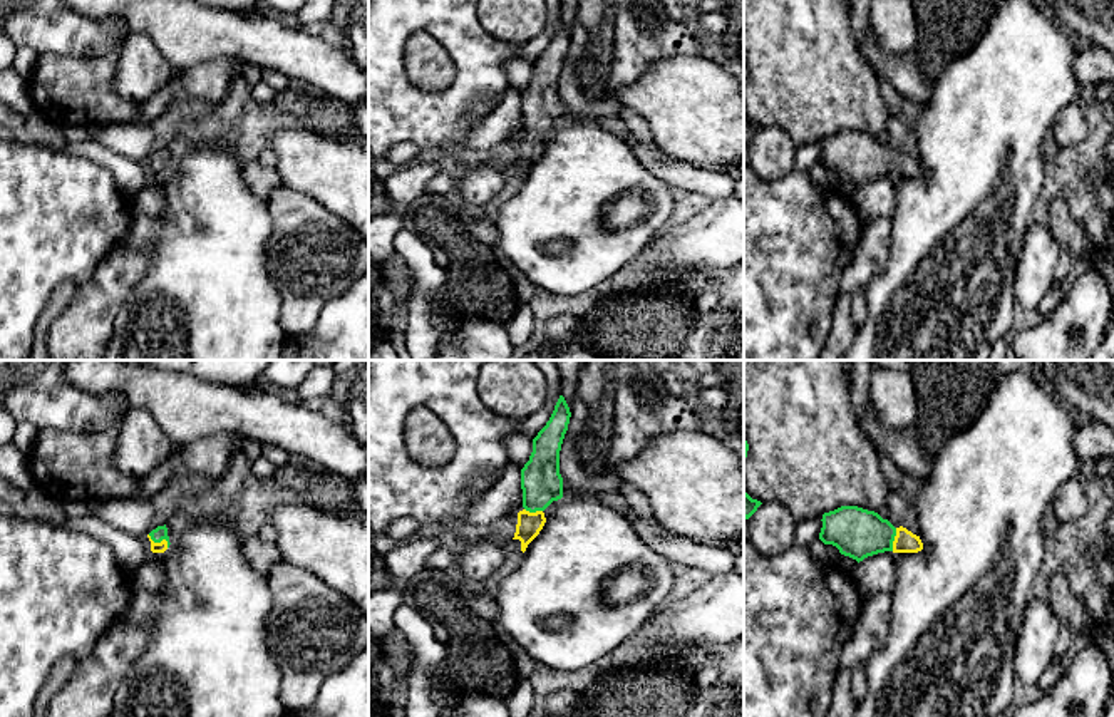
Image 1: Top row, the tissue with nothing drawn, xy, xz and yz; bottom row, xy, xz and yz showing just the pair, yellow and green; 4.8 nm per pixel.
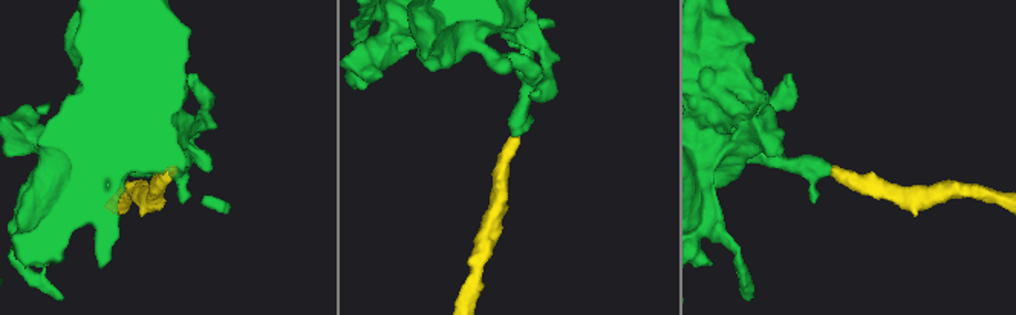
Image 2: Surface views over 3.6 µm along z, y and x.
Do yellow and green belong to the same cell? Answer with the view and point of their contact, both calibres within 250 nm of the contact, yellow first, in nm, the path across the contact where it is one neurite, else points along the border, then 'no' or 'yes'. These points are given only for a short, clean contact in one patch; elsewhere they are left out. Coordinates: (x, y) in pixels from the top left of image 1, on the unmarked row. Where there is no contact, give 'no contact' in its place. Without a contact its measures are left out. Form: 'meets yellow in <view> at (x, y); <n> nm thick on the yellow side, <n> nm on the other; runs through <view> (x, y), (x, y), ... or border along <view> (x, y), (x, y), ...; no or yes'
meets yellow in xy at (161, 166); 50 nm thick on the yellow side, 70 nm on the other; runs through xy (161, 171), (161, 166), (159, 158); yes

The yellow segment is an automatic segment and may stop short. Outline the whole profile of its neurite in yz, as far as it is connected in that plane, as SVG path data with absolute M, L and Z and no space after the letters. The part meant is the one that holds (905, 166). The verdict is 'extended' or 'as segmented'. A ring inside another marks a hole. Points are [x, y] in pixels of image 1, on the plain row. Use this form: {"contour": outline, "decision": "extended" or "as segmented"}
{"contour": "M841 131L824 137L821 146L819 164L858 188L884 176L918 178L923 174L920 161L903 151L895 152L878 137L858 131Z", "decision": "extended"}

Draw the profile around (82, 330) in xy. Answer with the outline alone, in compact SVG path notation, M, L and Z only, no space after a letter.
M116 246L52 322L47 335L50 360L101 360L116 318L149 263L144 251Z

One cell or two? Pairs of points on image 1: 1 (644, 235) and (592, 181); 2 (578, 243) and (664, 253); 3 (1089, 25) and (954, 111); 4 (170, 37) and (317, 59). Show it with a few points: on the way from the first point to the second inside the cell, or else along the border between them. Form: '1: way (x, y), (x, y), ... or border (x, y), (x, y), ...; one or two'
1: way (620, 237), (602, 237), (592, 226), (592, 205); one
2: border (657, 237), (644, 250); two
3: border (1072, 34), (1081, 41); two
4: way (206, 37), (262, 39), (280, 47); one

